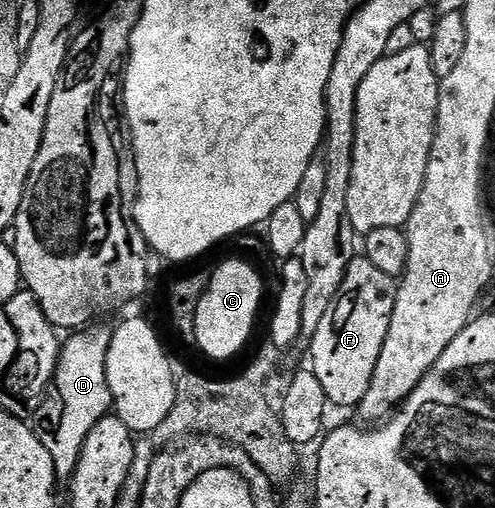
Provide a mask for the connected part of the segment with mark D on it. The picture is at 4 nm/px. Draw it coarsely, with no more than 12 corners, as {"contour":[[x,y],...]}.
{"contour":[[113,329],[64,338],[55,390],[61,422],[45,441],[72,478],[91,427],[110,416],[105,360]]}

